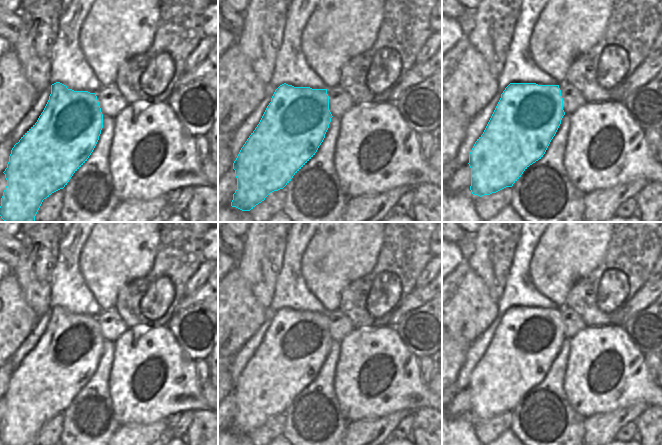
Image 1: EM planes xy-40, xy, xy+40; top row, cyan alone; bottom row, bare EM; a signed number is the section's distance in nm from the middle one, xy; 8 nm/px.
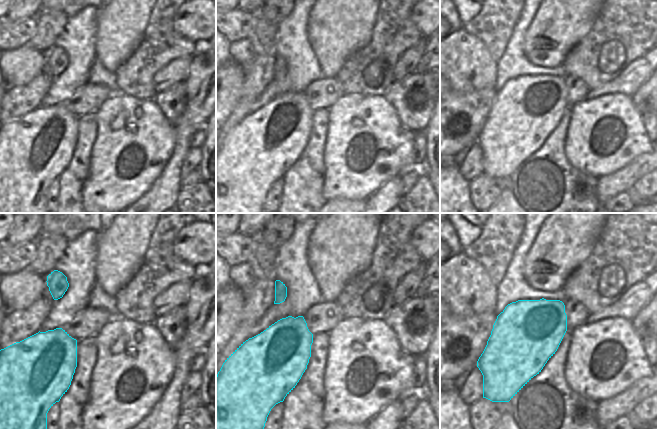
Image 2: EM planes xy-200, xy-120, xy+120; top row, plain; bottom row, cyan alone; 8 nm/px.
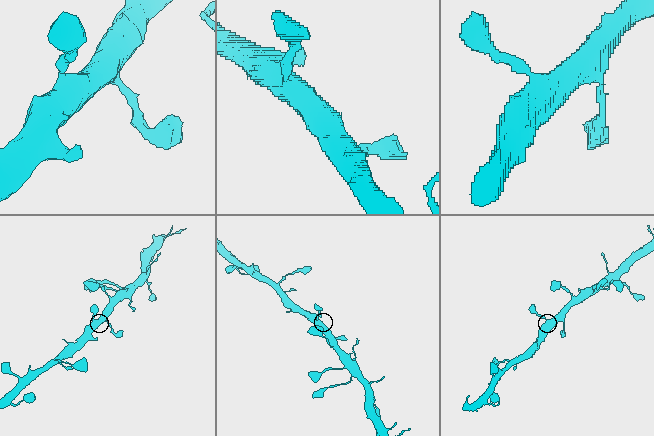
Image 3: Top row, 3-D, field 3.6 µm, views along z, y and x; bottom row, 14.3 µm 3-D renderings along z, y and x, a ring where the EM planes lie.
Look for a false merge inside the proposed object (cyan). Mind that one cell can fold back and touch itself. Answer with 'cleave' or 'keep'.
keep

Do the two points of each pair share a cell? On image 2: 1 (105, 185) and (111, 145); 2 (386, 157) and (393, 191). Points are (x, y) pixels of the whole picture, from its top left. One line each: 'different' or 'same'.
1: same
2: different

